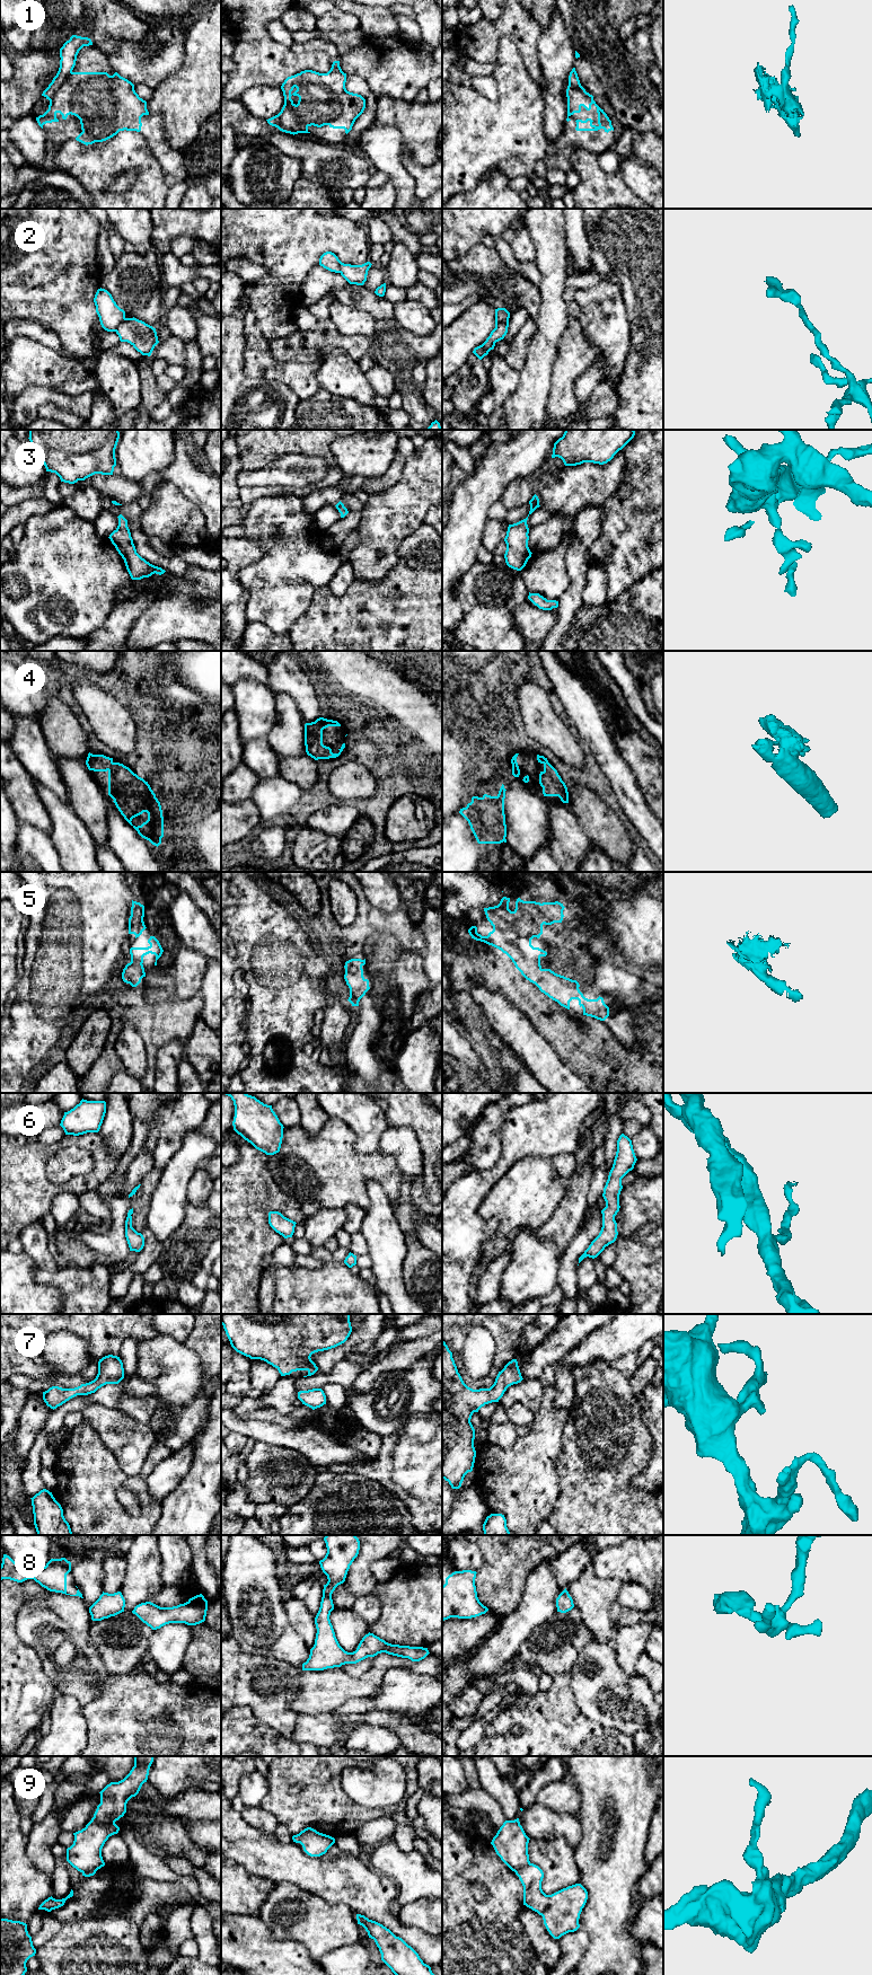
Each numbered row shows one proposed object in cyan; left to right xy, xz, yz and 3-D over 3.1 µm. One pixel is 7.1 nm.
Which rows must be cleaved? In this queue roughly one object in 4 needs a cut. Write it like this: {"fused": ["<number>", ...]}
{"fused": ["1", "2", "9"]}

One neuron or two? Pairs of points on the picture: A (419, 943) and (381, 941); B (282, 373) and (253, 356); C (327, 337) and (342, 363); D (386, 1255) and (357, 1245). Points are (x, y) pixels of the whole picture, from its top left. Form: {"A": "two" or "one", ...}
{"A": "two", "B": "one", "C": "two", "D": "two"}

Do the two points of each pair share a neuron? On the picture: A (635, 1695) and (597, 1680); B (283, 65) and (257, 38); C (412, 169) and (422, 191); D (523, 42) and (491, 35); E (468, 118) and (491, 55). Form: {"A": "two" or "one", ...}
{"A": "one", "B": "one", "C": "one", "D": "one", "E": "two"}

